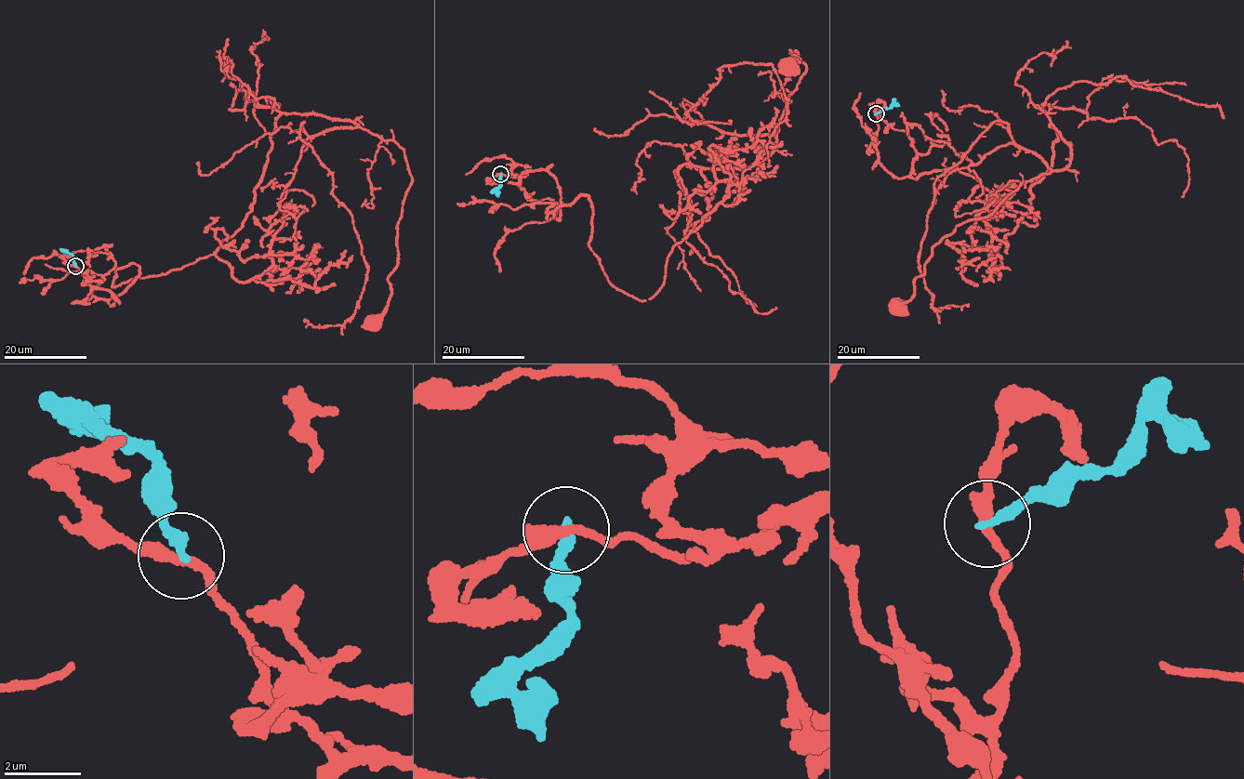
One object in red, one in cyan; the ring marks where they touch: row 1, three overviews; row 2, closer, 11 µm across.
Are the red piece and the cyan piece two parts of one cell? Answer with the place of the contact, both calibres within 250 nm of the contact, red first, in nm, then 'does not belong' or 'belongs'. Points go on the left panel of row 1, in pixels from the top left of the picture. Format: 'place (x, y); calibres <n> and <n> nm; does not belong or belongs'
place (75, 266); calibres 280 and 300 nm; does not belong

